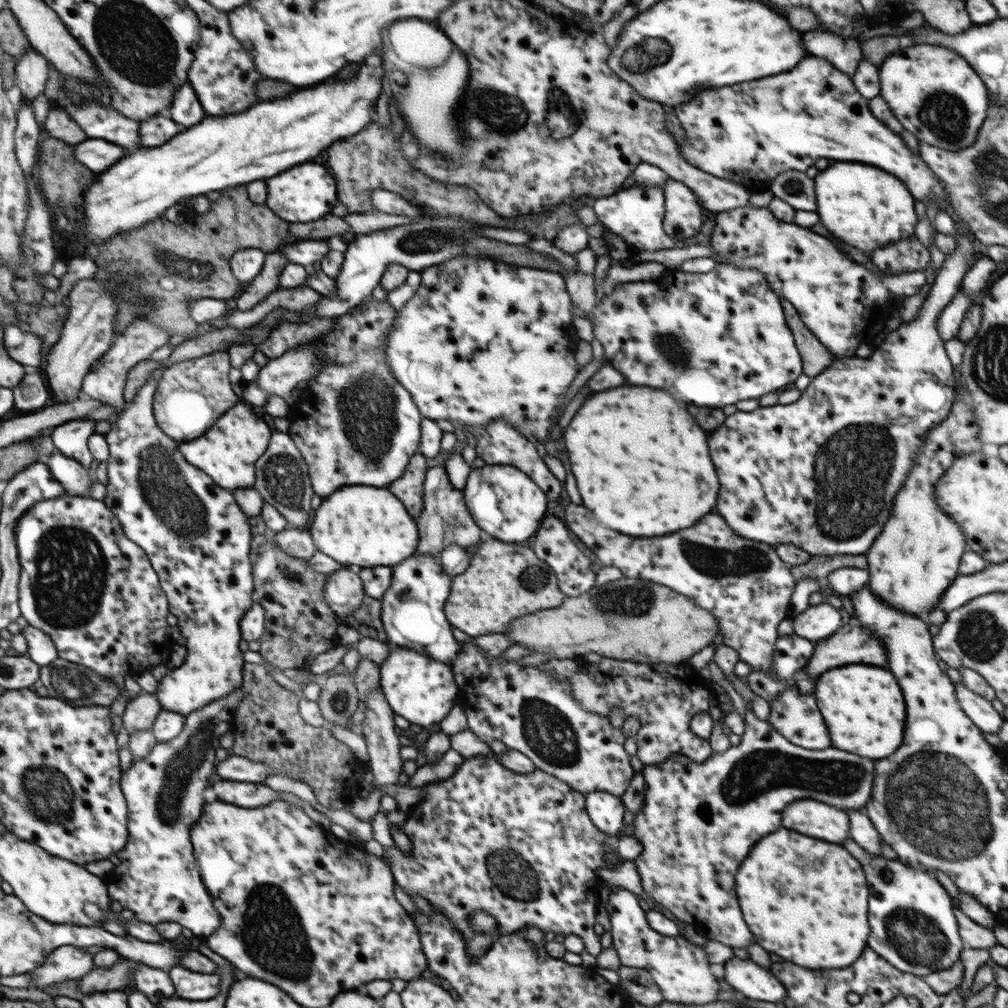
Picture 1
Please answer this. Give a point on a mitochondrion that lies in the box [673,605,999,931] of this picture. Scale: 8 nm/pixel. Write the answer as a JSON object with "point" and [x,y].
{"point":[944,812]}

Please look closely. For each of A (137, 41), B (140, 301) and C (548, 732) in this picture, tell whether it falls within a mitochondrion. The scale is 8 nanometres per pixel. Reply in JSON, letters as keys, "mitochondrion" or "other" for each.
{"A":"mitochondrion","B":"mitochondrion","C":"mitochondrion"}

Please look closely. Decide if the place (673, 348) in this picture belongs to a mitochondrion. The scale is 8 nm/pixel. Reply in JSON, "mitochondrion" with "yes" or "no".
{"mitochondrion":"yes"}

